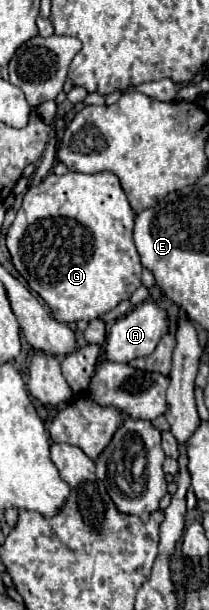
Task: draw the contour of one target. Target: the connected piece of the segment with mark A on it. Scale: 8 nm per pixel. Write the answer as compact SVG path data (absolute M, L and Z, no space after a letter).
M143 302L111 326L109 336L107 336L107 344L105 344L105 356L109 362L125 362L125 364L135 358L149 356L155 350L161 336L169 330L171 330L171 320L165 314L165 310L161 310L155 302Z

